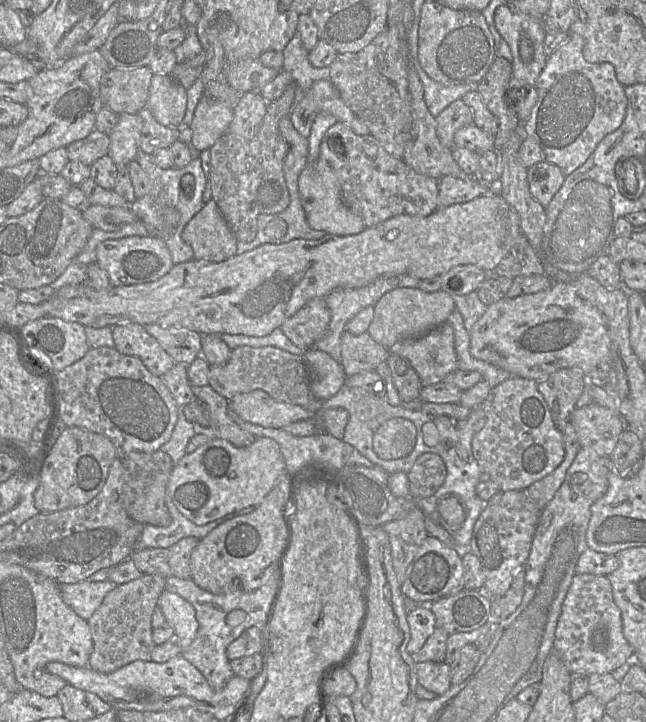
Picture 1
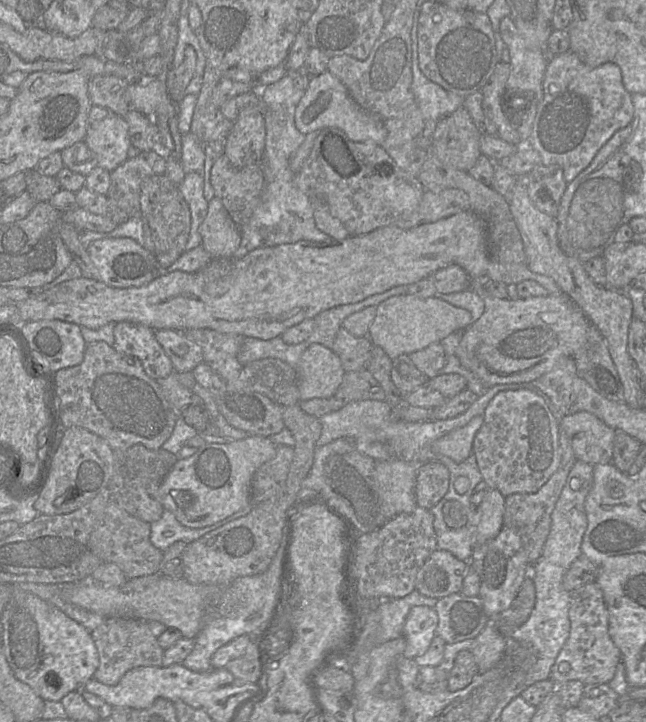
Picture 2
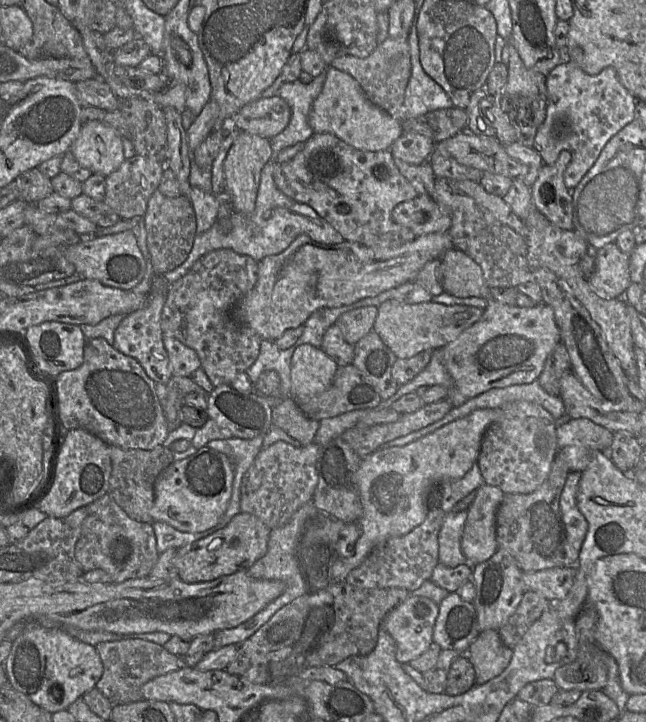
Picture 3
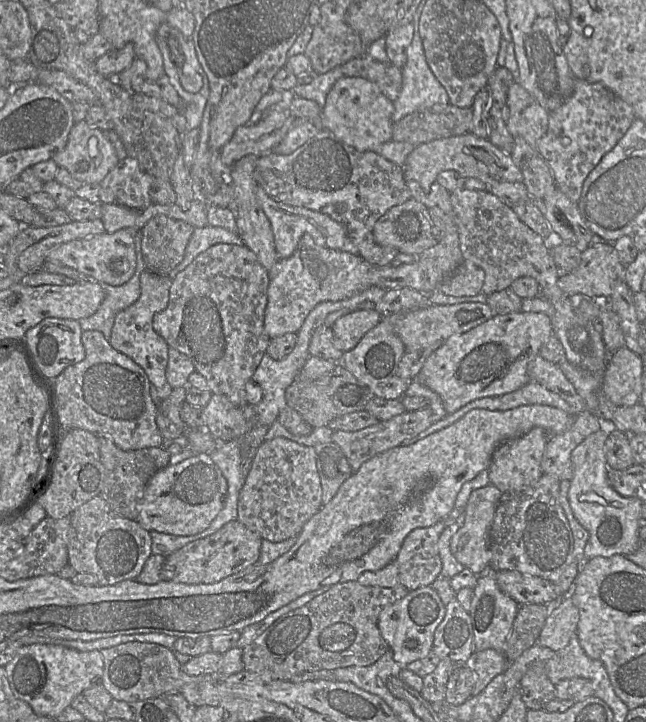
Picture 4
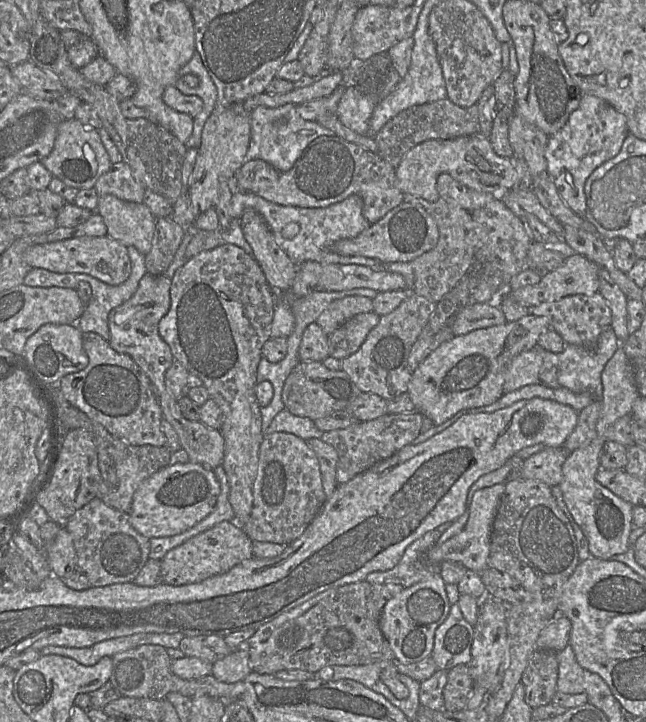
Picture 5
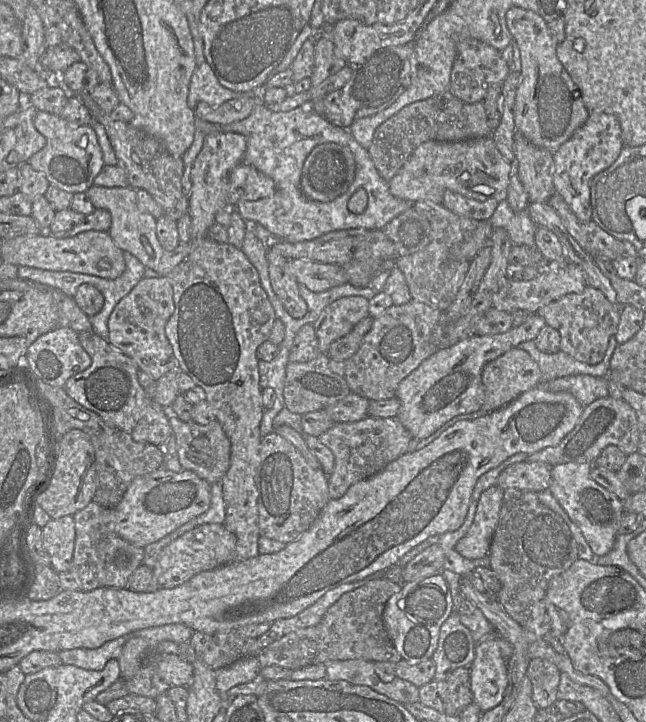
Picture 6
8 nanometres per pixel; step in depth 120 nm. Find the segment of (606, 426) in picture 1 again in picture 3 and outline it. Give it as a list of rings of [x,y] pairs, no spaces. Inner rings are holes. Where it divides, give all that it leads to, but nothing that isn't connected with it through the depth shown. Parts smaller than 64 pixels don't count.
[[[587,418],[558,421],[557,457],[560,457],[570,472],[586,469],[591,453],[607,453],[613,441],[613,433]]]

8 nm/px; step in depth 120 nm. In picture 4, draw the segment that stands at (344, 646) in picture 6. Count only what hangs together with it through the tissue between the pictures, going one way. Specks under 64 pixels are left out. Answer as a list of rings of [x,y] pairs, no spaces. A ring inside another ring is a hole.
[[[358,581],[332,585],[307,604],[292,610],[275,620],[263,633],[242,649],[244,670],[262,678],[289,681],[297,674],[319,670],[335,670],[349,666],[369,666],[375,663],[390,648],[378,628],[378,617],[388,605],[404,598],[409,593],[405,586],[390,588],[364,586]]]

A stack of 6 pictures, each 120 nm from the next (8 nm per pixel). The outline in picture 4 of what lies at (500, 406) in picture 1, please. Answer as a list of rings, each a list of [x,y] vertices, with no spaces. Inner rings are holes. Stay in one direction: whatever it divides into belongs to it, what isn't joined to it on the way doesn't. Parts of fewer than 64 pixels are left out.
[[[541,427],[501,443],[493,452],[487,468],[489,484],[496,486],[502,493],[521,490],[533,485],[543,475],[541,462],[549,439],[549,434]]]

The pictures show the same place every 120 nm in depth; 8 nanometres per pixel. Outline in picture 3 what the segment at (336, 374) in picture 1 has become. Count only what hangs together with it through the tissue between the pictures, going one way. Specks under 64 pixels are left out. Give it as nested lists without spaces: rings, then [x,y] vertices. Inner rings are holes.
[[[310,344],[299,346],[291,361],[290,397],[315,396],[326,391],[338,365],[322,349]]]

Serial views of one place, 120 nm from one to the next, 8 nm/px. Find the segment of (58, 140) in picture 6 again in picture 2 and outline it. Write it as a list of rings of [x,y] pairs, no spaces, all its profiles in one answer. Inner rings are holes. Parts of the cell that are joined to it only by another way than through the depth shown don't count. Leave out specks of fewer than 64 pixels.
[[[110,114],[90,124],[83,141],[96,155],[98,166],[110,173],[129,158],[131,142],[122,116]]]

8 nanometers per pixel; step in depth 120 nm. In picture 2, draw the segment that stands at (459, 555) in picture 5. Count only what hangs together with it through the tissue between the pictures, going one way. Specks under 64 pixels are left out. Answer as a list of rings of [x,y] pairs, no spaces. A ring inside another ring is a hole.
[[[488,489],[478,506],[475,545],[495,538],[503,527],[505,497],[496,489]]]

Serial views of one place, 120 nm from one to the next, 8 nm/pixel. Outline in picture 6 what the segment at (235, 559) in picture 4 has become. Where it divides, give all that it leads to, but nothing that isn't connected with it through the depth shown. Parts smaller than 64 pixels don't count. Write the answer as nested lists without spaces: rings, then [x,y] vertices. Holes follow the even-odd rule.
[[[207,523],[185,532],[162,549],[153,568],[160,588],[175,588],[200,572],[213,570],[235,560],[236,536],[224,524]]]

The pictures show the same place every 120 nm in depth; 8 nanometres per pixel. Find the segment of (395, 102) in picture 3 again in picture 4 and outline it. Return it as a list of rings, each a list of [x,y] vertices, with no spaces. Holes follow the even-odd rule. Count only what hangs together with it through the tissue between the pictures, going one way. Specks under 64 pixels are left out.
[[[368,55],[354,58],[340,66],[344,76],[360,77],[375,83],[385,97],[394,102],[402,86],[401,69],[390,61],[383,63]]]

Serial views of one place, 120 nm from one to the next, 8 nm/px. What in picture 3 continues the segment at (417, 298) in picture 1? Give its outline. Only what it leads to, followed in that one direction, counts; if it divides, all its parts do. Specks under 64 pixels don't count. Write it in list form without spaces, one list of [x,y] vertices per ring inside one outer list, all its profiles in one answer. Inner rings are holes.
[[[389,299],[378,306],[373,331],[397,358],[411,358],[424,350],[441,348],[472,326],[484,310],[469,305],[445,305],[433,301],[408,304]]]

